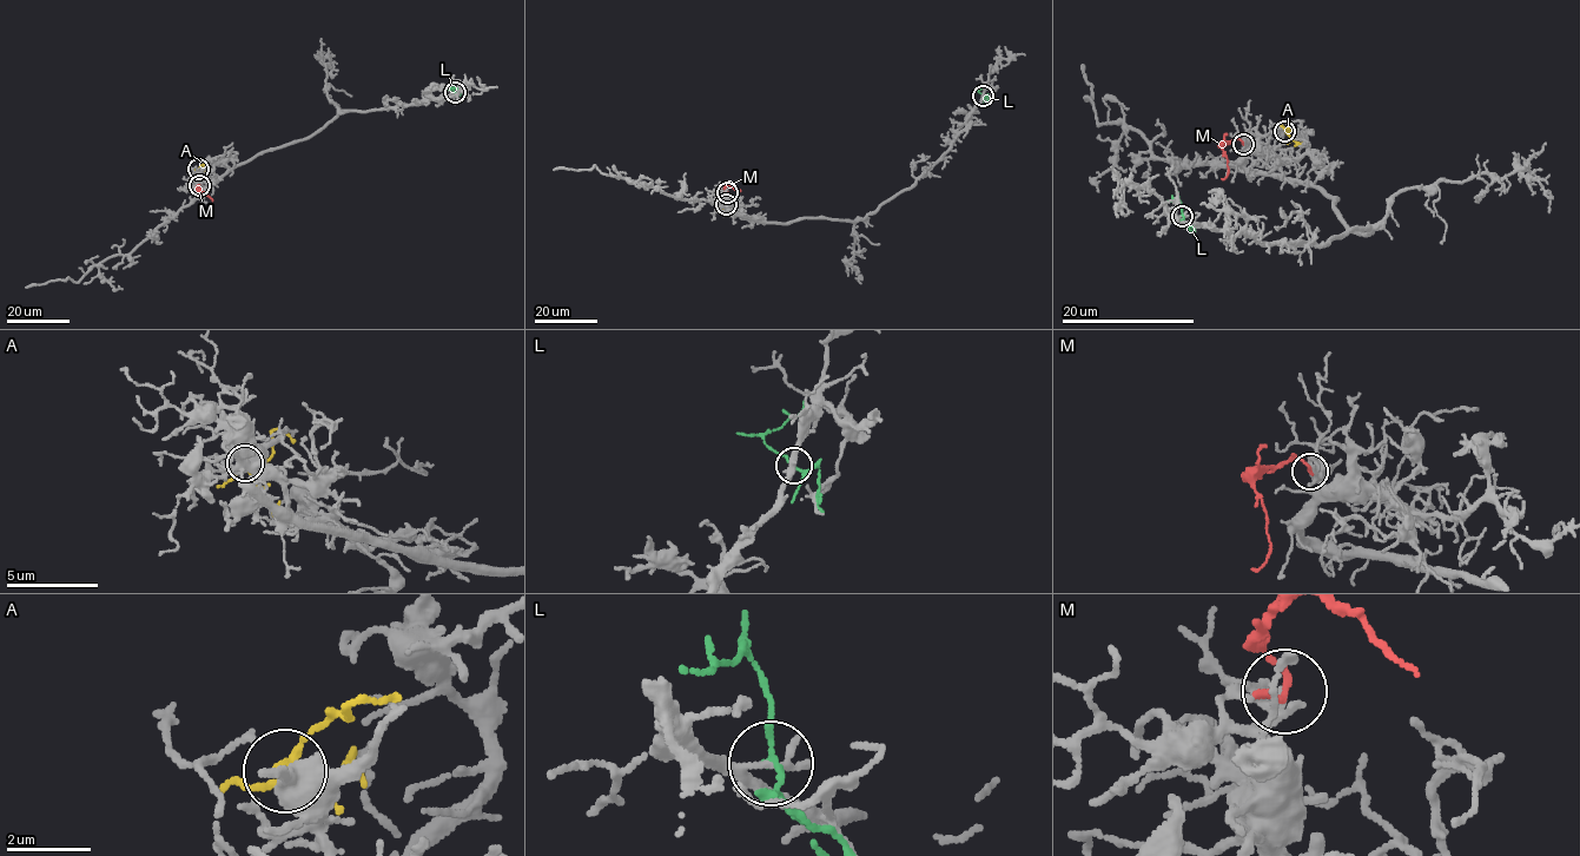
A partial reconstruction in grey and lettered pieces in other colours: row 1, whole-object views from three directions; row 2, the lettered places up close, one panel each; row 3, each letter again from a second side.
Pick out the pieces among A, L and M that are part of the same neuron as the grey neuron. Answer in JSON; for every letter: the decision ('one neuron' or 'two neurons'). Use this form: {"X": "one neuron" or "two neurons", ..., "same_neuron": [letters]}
{"A": "one neuron", "L": "two neurons", "M": "two neurons", "same_neuron": ["A"]}

